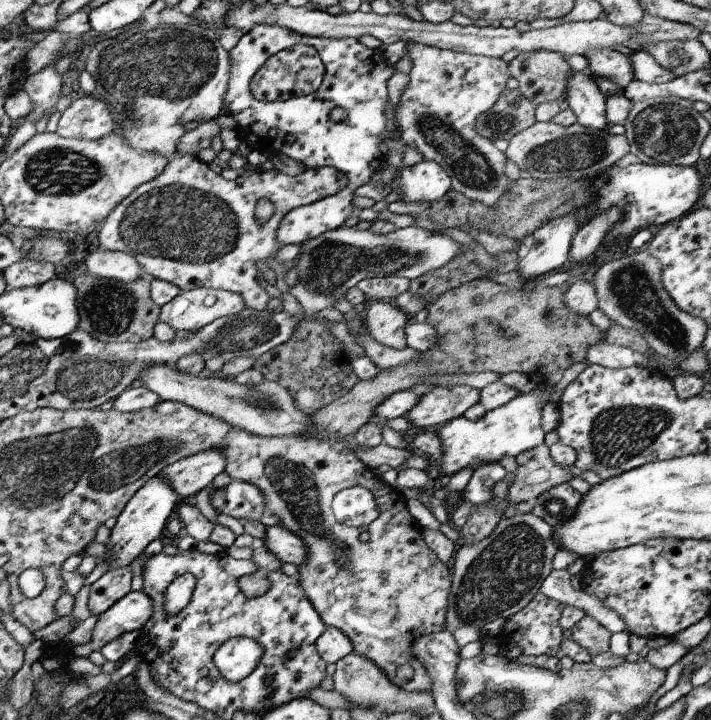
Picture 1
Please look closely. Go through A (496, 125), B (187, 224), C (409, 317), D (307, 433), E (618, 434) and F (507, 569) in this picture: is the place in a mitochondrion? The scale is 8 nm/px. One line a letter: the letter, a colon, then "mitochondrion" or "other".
A: mitochondrion
B: mitochondrion
C: other
D: other
E: mitochondrion
F: mitochondrion

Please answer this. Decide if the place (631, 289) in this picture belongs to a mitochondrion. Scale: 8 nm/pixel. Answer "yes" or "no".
yes

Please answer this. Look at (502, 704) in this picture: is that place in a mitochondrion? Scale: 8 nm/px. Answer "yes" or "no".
yes

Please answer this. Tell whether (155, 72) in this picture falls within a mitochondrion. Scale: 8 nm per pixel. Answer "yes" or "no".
yes

